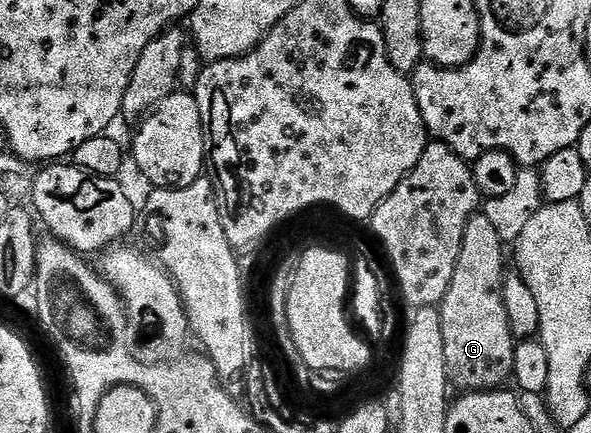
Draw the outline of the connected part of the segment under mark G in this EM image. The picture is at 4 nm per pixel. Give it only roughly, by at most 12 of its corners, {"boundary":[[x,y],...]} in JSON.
{"boundary":[[469,218],[439,304],[450,384],[513,377],[503,242]]}

